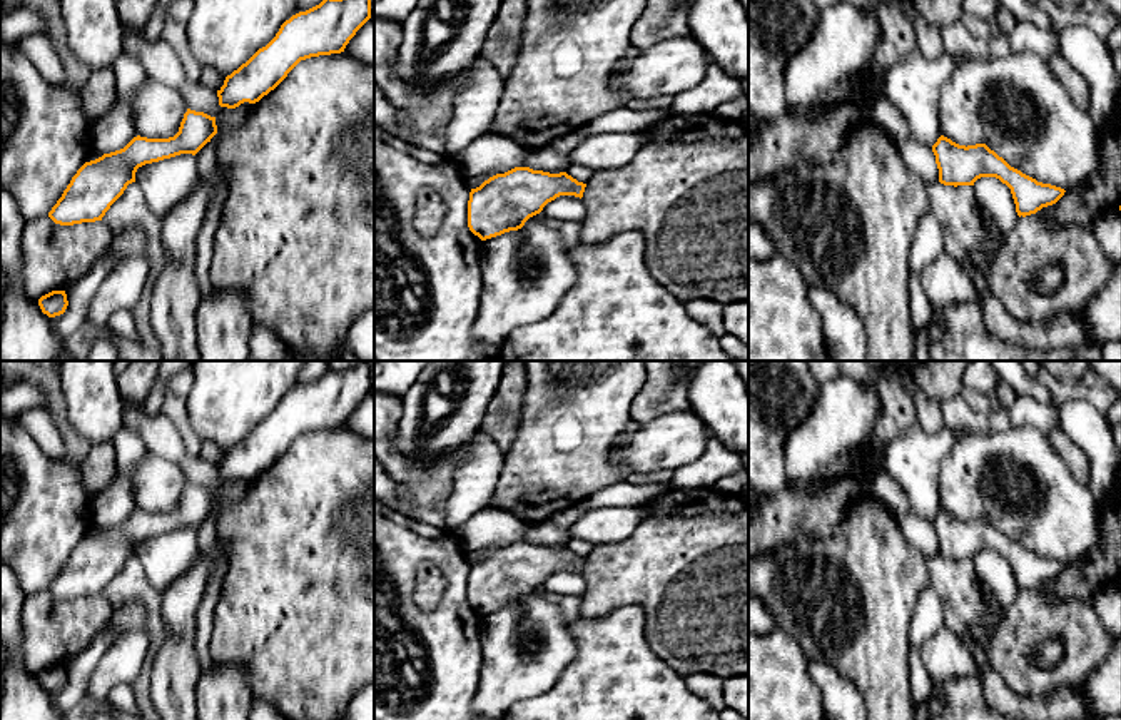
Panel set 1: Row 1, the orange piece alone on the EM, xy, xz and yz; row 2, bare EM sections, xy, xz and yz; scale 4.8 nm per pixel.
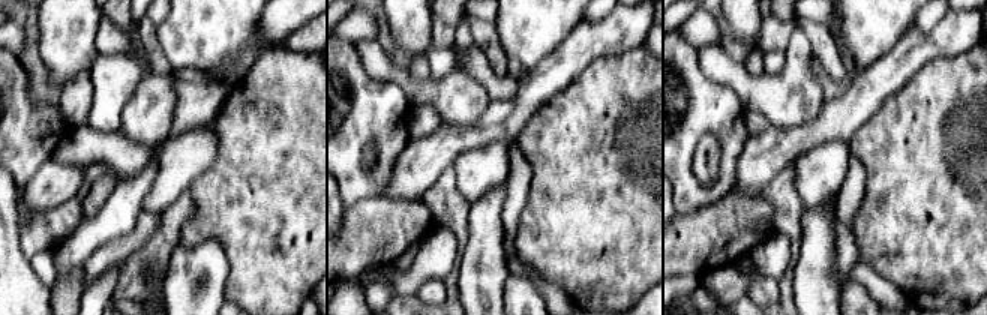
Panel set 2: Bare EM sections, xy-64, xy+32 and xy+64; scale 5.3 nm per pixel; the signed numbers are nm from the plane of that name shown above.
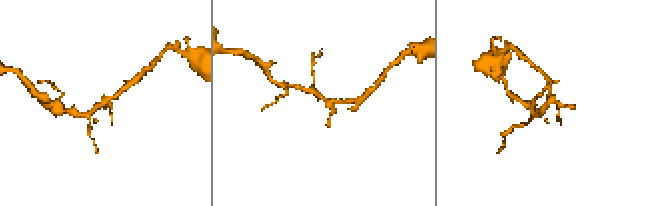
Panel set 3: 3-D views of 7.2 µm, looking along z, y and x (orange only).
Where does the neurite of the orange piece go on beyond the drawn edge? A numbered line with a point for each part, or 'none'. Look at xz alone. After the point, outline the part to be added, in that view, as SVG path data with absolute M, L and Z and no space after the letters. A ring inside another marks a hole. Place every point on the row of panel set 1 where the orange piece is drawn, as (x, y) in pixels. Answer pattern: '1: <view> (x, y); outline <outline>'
none

